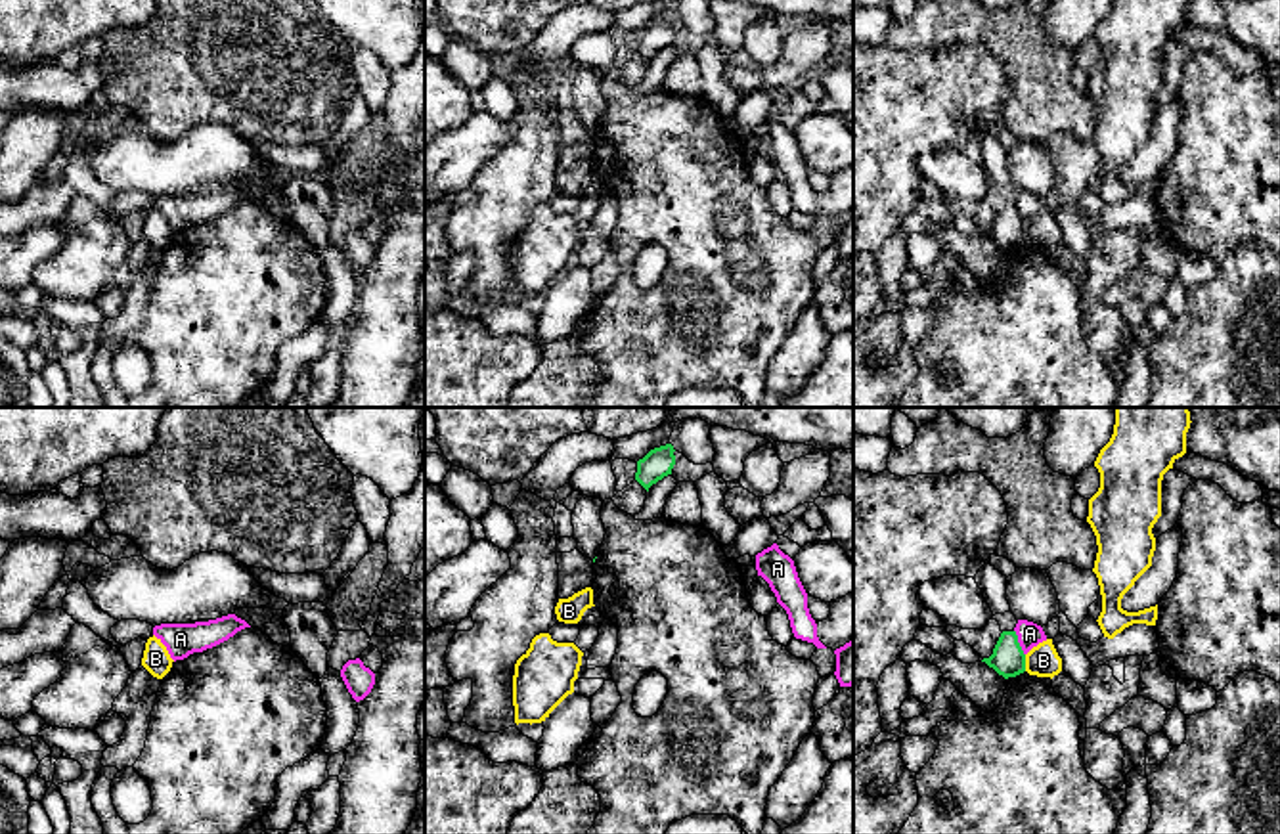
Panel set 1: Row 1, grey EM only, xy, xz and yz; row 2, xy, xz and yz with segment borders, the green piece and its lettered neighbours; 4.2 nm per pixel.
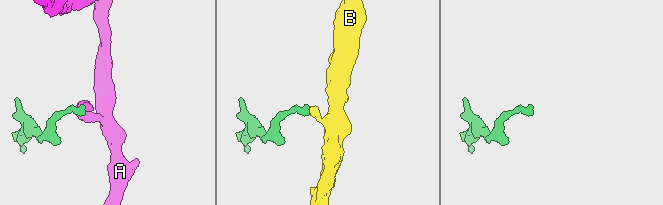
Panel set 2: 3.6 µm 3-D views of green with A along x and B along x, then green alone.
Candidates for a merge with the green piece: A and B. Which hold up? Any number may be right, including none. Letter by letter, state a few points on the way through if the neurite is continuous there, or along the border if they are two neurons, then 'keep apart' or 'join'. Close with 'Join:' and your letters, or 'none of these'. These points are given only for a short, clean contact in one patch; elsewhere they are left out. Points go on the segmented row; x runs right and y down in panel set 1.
A: along yz (1015, 630), (1024, 655) | keep apart
B: along yz (1024, 655), (1026, 670) | keep apart
Join: none of these

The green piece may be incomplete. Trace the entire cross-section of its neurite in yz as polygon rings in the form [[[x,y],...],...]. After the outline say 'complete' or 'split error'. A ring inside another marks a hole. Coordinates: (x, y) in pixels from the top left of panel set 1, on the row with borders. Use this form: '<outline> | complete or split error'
[[[1003,631],[993,654],[983,658],[989,668],[993,668],[1004,679],[1016,677],[1026,671],[1026,654],[1018,643],[1016,631]]] | complete

